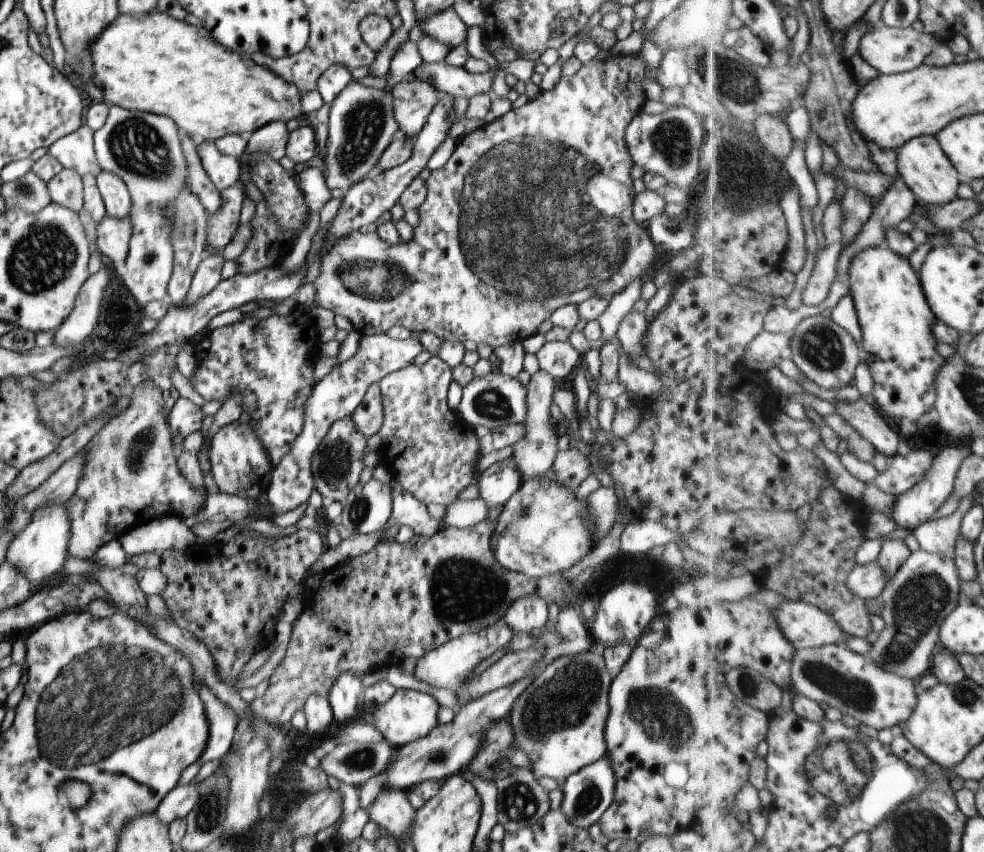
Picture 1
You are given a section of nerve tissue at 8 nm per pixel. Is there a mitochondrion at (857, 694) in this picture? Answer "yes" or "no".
yes

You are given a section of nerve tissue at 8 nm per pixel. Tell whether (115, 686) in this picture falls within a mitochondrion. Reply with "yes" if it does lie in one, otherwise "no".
yes

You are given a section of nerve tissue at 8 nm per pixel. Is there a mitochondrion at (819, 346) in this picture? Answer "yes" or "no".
yes

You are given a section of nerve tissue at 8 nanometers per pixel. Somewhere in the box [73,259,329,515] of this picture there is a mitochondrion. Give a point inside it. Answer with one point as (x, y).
(145, 443)

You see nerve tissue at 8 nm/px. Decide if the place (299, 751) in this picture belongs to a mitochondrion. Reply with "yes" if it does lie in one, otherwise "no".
no

